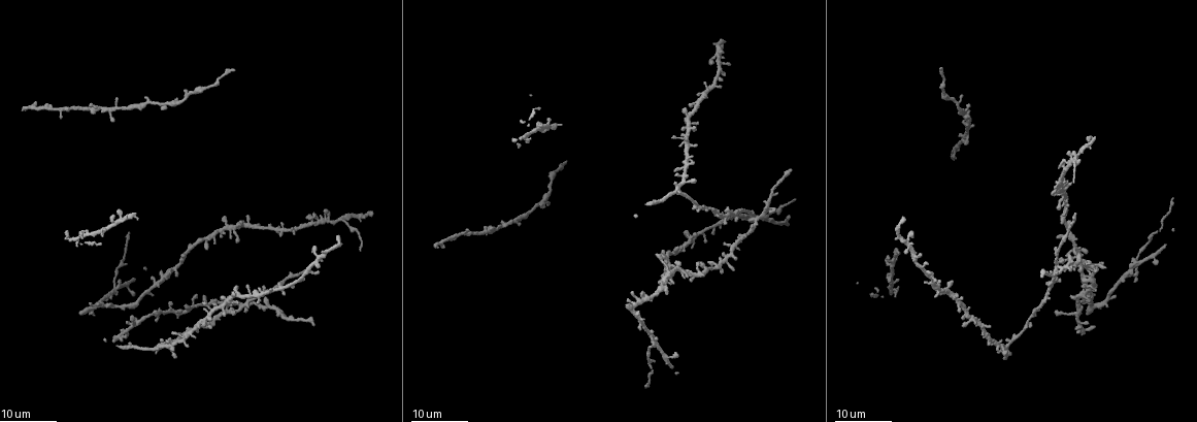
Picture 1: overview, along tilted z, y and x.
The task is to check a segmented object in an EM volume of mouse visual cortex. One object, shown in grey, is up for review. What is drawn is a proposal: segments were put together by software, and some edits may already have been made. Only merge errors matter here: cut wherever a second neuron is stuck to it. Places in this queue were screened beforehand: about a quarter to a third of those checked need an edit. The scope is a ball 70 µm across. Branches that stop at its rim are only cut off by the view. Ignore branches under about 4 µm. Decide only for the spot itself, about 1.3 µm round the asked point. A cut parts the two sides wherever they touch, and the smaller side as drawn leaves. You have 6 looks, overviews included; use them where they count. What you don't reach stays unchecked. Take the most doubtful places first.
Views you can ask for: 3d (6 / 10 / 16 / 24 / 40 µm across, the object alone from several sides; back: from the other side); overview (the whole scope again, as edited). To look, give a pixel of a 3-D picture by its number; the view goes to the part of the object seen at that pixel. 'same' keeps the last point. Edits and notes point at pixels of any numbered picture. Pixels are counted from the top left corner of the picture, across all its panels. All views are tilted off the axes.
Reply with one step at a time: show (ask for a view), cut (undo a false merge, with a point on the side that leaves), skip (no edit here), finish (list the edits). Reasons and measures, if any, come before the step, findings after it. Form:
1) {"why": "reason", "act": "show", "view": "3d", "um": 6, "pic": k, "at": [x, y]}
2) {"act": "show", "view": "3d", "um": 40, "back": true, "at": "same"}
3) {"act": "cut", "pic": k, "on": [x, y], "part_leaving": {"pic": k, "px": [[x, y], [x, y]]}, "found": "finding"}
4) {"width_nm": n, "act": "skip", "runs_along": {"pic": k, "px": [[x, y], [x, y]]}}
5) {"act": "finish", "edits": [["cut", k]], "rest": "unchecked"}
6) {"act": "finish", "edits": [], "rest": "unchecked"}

{"why": "four or more arms meet", "act": "show", "view": "3d", "um": 24, "pic": 1, "at": [539, 204]}

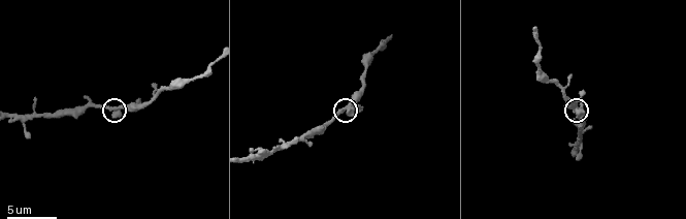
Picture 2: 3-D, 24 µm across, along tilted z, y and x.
{"act": "show", "view": "3d", "um": 10, "pic": 2, "at": [344, 107]}

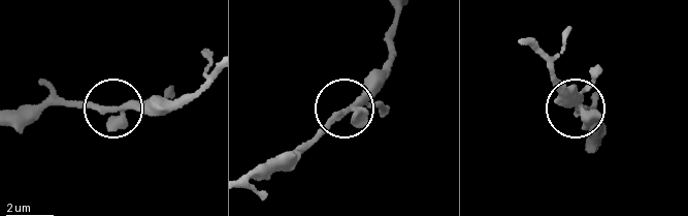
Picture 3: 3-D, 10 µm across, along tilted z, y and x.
{"arms": 4, "act": "skip", "found": "one neuron here"}

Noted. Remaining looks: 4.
{"why": "side arm on a straight run", "act": "show", "view": "3d", "um": 16, "pic": 1, "at": [1077, 154]}

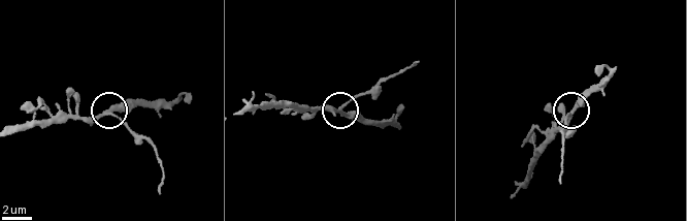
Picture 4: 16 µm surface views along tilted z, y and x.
{"act": "show", "view": "3d", "um": 6, "pic": 4, "at": [569, 114]}

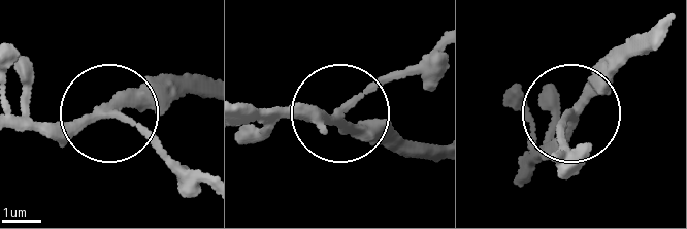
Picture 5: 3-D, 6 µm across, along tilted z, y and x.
{"side_arm_um": 8, "act": "cut", "pic": 5, "on": [157, 146], "part_leaving": {"pic": 5, "px": [[116, 116], [196, 177]]}, "found": "a second neuron is stuck on"}

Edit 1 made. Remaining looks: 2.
{"act": "finish", "edits": [["cut", 5]], "rest": "unchecked"}

